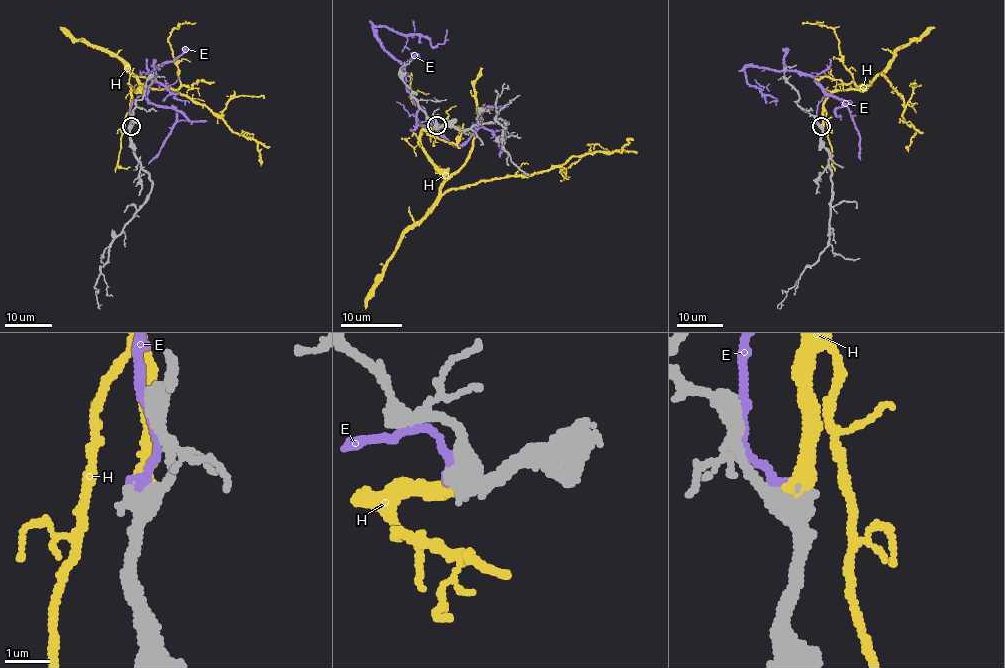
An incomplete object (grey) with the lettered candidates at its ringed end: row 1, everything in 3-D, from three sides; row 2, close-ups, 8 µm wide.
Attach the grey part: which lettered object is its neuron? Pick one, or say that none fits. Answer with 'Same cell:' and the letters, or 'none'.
Same cell: H

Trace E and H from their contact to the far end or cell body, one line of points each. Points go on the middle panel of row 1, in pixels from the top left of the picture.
E: (435, 125), (421, 122), (429, 121), (406, 73), (373, 26), (425, 36), (432, 47), (447, 30)
H: (435, 125), (419, 130), (446, 193), (501, 177), (548, 171), (584, 154), (618, 152), (633, 140)

